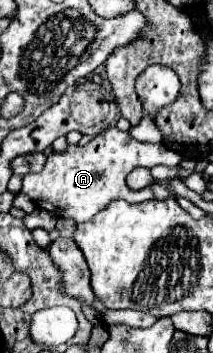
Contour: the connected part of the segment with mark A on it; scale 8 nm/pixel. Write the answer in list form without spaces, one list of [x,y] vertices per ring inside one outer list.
[[[110,127],[90,139],[84,147],[68,145],[64,155],[48,155],[48,161],[40,173],[26,173],[22,181],[22,191],[40,207],[58,217],[70,217],[76,223],[88,221],[94,213],[104,209],[114,199],[126,199],[128,203],[140,203],[152,199],[150,189],[132,191],[126,187],[126,175],[134,167],[153,168],[154,165],[176,167],[183,154],[165,145],[152,145],[134,141],[128,133]]]

